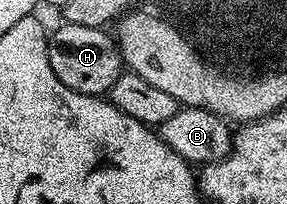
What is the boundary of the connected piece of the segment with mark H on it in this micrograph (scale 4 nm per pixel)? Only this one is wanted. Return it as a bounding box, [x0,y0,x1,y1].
[46,23,121,97]

